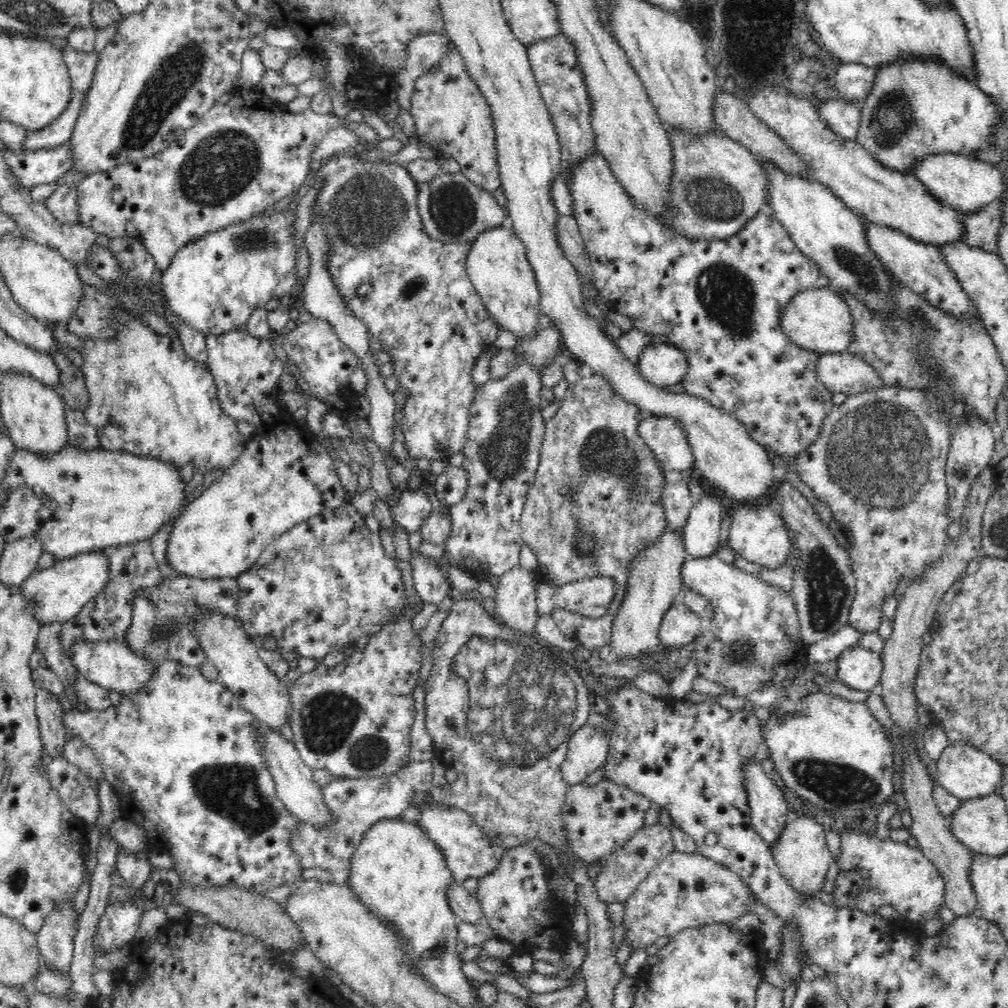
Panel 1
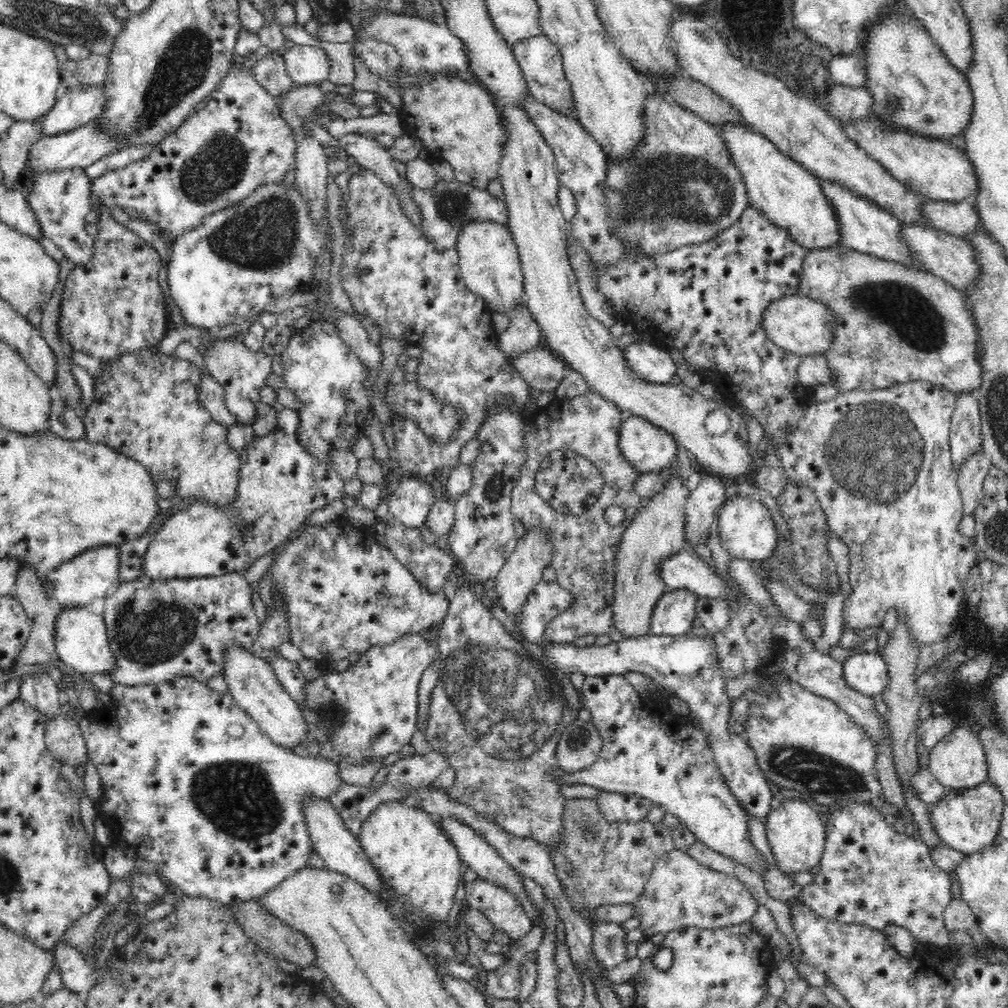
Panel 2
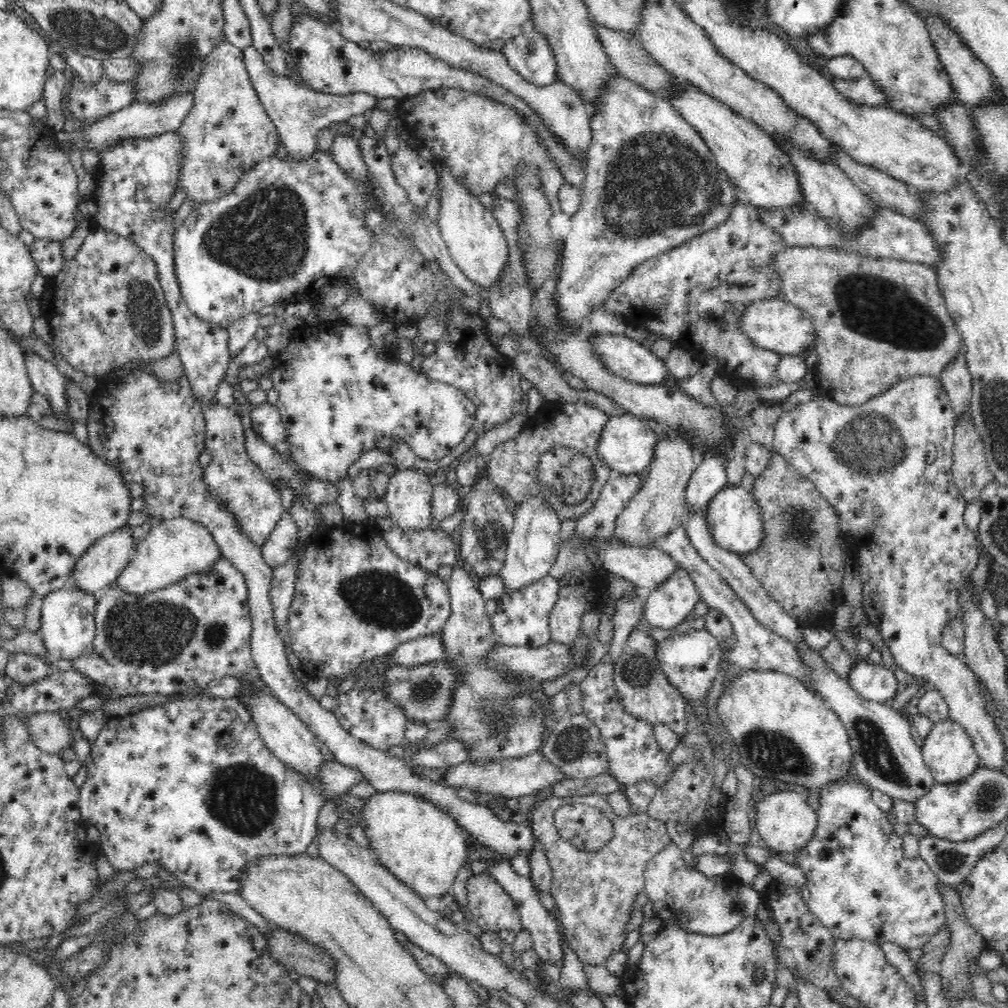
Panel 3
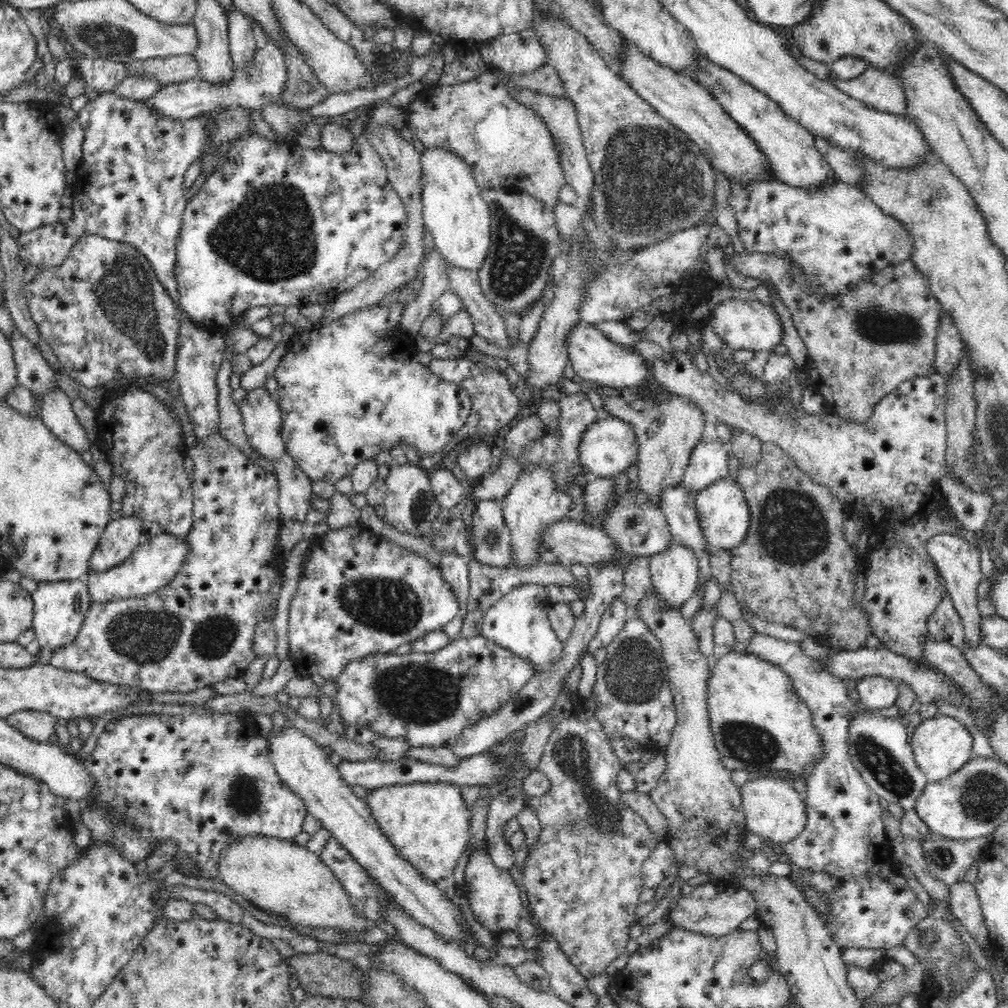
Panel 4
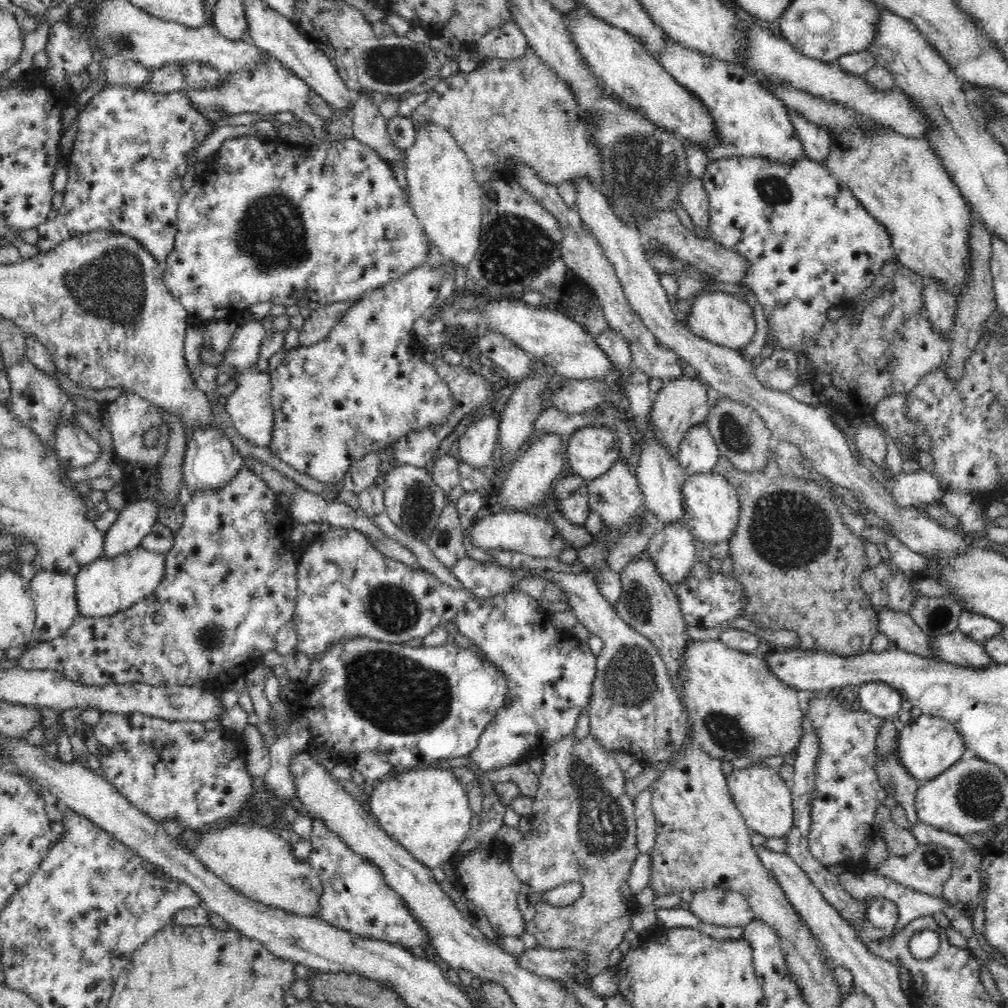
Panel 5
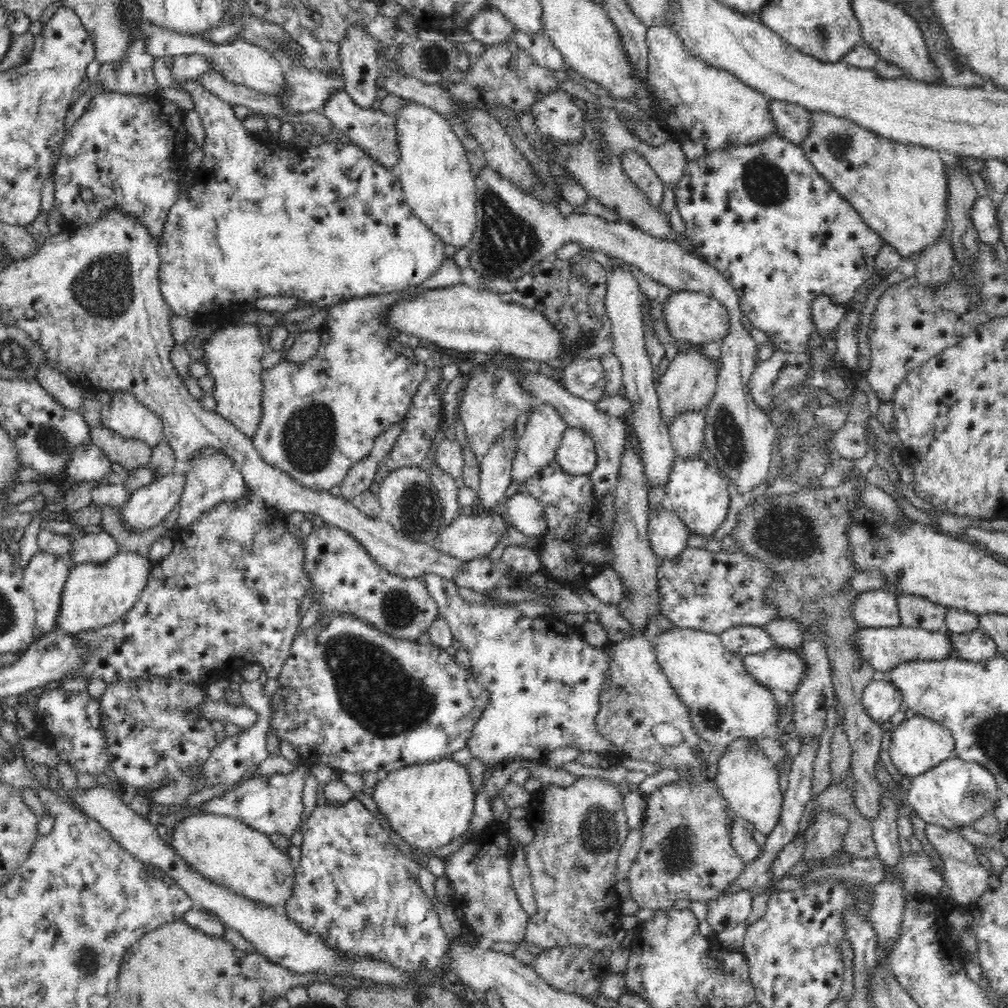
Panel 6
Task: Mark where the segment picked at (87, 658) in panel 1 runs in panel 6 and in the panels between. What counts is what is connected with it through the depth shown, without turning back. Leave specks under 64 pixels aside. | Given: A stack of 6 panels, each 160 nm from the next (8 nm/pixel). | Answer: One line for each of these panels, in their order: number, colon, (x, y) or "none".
2: (82, 644)
3: (68, 628)
4: (59, 607)
5: (53, 592)
6: (45, 575)

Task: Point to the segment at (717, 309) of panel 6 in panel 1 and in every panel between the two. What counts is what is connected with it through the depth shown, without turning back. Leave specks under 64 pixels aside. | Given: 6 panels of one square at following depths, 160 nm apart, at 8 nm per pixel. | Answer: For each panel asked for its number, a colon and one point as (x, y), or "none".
1: (819, 320)
2: (801, 325)
3: (774, 324)
4: (749, 324)
5: (718, 317)

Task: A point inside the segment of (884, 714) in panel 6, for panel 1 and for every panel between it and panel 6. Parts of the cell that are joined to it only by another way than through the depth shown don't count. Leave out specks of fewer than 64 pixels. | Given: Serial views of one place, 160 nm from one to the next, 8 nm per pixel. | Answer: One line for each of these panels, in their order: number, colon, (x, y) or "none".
1: (859, 668)
2: (866, 672)
3: (875, 683)
4: (875, 692)
5: (877, 698)

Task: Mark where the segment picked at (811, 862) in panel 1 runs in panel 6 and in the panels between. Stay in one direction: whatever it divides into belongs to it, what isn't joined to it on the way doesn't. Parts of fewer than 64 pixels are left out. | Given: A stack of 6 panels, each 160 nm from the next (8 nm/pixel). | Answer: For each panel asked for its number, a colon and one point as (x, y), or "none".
2: (795, 832)
3: (785, 821)
4: (773, 810)
5: (760, 794)
6: (748, 780)

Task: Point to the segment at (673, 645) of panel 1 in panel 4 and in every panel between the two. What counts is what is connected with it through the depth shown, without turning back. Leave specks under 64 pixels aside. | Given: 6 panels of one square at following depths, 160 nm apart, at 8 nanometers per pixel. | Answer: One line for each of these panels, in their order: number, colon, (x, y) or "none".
2: (674, 614)
3: (669, 604)
4: (674, 572)

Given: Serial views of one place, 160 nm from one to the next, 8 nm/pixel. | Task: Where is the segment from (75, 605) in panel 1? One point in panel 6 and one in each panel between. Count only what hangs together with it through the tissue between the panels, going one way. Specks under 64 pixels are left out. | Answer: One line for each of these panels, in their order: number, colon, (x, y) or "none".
2: (93, 574)
3: (98, 569)
4: (120, 538)
5: (136, 519)
6: (149, 505)

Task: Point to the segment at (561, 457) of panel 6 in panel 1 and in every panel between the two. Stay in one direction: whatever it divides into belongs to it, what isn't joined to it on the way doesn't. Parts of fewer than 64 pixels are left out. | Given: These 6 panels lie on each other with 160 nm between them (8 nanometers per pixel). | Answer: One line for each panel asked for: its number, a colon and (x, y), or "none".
1: (664, 436)
2: (646, 447)
3: (626, 445)
4: (609, 446)
5: (592, 450)

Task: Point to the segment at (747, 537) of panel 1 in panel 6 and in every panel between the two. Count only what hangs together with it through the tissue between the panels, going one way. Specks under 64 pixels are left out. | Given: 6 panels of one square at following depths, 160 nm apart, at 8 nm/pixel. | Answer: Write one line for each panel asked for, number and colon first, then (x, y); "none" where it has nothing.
2: (746, 530)
3: (734, 518)
4: (724, 515)
5: (711, 506)
6: (699, 495)

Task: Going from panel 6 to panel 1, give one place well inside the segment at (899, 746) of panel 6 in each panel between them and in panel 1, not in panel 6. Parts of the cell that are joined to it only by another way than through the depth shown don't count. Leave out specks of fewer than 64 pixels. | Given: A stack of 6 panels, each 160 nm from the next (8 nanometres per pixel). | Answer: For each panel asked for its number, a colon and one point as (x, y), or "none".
1: (966, 772)
2: (958, 761)
3: (948, 751)
4: (941, 745)
5: (927, 746)

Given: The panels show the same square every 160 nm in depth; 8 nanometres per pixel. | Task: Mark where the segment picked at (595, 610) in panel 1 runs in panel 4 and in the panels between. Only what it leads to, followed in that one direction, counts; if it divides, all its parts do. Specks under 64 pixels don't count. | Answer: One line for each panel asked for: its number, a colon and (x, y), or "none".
2: (547, 599)
3: (522, 616)
4: (519, 622)

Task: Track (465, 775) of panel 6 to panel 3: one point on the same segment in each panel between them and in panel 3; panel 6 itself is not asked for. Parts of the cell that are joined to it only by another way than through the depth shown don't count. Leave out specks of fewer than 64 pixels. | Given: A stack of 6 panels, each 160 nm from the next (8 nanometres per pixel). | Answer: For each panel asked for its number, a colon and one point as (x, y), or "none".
3: (423, 846)
4: (428, 823)
5: (426, 811)

